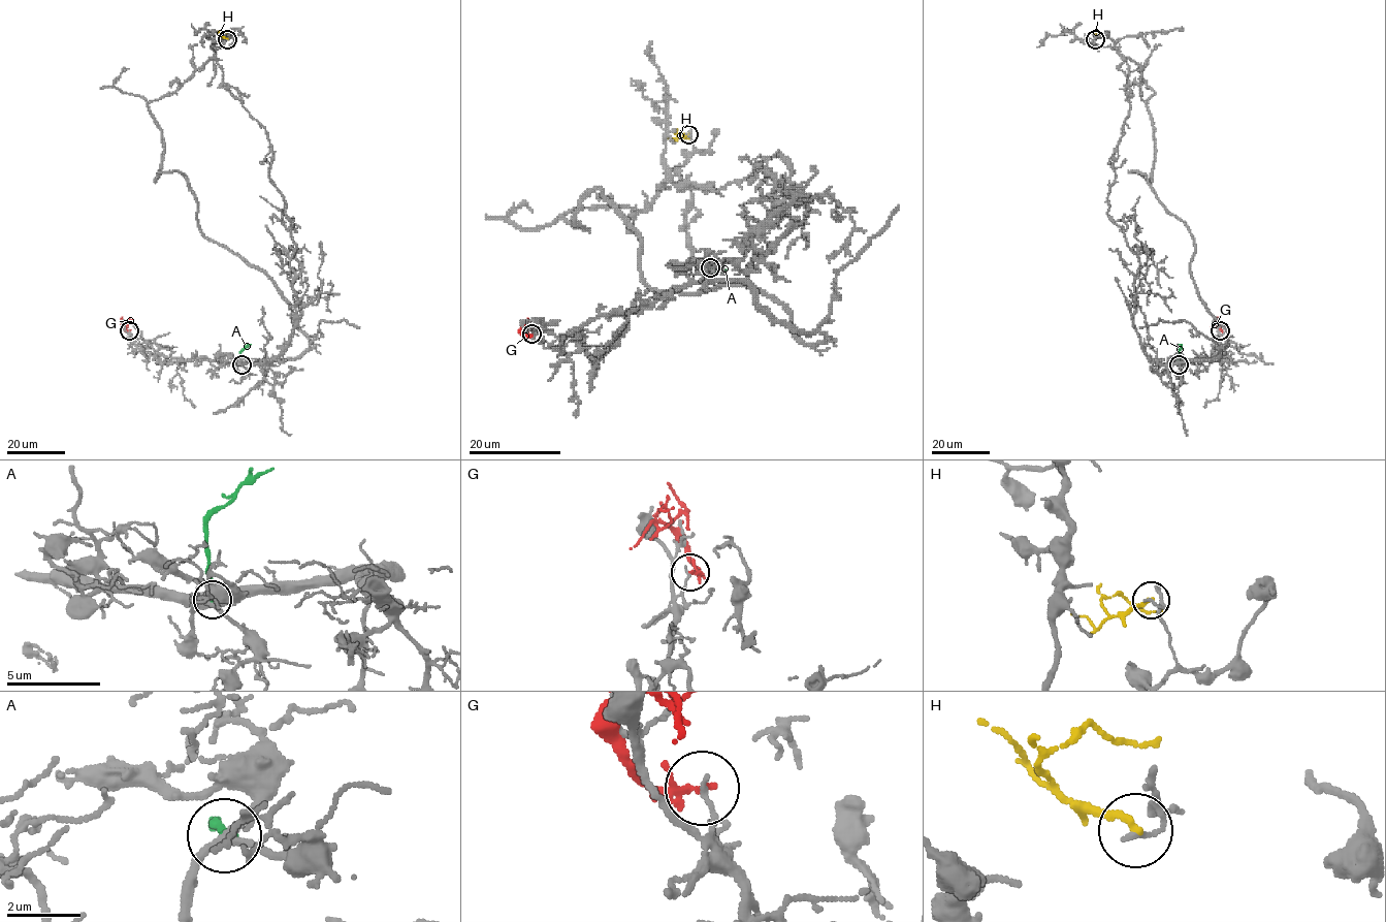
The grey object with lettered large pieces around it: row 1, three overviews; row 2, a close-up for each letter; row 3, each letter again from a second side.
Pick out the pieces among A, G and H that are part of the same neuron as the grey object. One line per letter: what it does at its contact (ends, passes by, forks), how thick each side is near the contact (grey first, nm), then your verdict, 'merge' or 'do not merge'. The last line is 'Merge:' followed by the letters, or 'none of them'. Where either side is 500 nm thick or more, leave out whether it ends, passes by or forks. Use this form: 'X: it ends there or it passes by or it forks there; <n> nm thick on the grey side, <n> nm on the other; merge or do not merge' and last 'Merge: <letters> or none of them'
A: it ends there; 220 nm thick on the grey side, 180 nm on the other; do not merge
G: it ends there; 120 nm thick on the grey side, 160 nm on the other; do not merge
H: it ends there; 140 nm thick on the grey side, 220 nm on the other; do not merge
Merge: none of them

